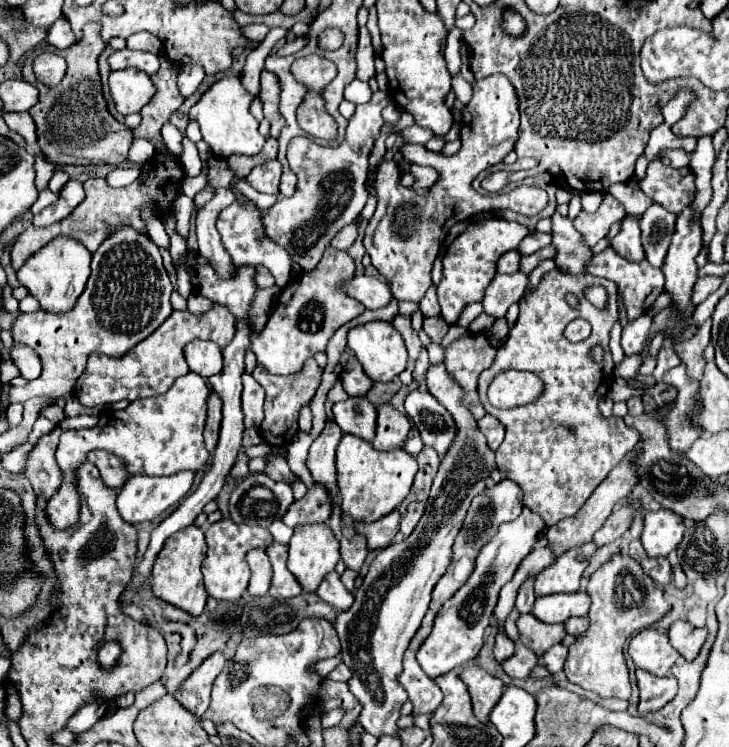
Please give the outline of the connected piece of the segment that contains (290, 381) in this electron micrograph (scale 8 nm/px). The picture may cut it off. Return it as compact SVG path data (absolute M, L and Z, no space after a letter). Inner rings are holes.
M314 358L306 360L304 368L296 374L290 376L274 376L268 374L260 364L254 368L252 376L264 386L266 390L266 402L264 402L264 422L262 422L262 438L270 444L270 446L284 446L288 444L296 432L298 432L298 412L302 410L302 404L308 404L316 392L316 388L320 386L320 378L322 378L322 368L316 364Z

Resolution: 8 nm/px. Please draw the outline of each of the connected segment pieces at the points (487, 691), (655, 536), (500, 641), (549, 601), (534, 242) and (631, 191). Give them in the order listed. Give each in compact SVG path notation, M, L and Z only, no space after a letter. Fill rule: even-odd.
M476 664L470 668L462 668L462 680L468 684L470 696L472 696L472 706L474 706L474 716L488 724L490 722L490 712L494 704L502 698L504 694L504 684L502 680L490 676L486 670L478 668Z
M658 510L646 512L642 546L648 556L668 556L674 552L684 536L684 520L676 512Z
M500 632L498 636L496 636L496 646L494 646L494 656L496 656L496 660L500 662L500 660L506 660L506 658L510 658L514 654L514 642L504 634L504 632Z
M578 590L570 596L542 596L536 598L532 614L542 622L566 622L570 616L588 616L590 596L586 590Z
M532 232L532 234L528 234L522 242L520 242L520 246L518 246L518 250L522 250L522 256L526 256L526 254L534 254L536 250L540 250L540 248L544 248L544 246L548 246L552 242L552 238L550 238L550 234L542 234L542 232Z
M636 180L610 186L610 194L616 196L624 204L626 214L632 214L632 216L638 216L638 214L646 212L650 204L654 204L654 200L646 198L646 194L640 192L640 186L638 186Z

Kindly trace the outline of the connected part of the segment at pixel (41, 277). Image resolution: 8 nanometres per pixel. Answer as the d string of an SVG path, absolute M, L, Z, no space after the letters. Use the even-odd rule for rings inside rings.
M58 236L26 260L26 264L18 270L18 280L28 288L32 296L40 300L42 310L66 312L74 306L76 298L82 294L86 286L86 280L90 276L90 258L92 254L84 244L70 236Z

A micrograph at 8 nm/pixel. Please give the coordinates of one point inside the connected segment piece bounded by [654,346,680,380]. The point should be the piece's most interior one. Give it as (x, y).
(667, 358)

